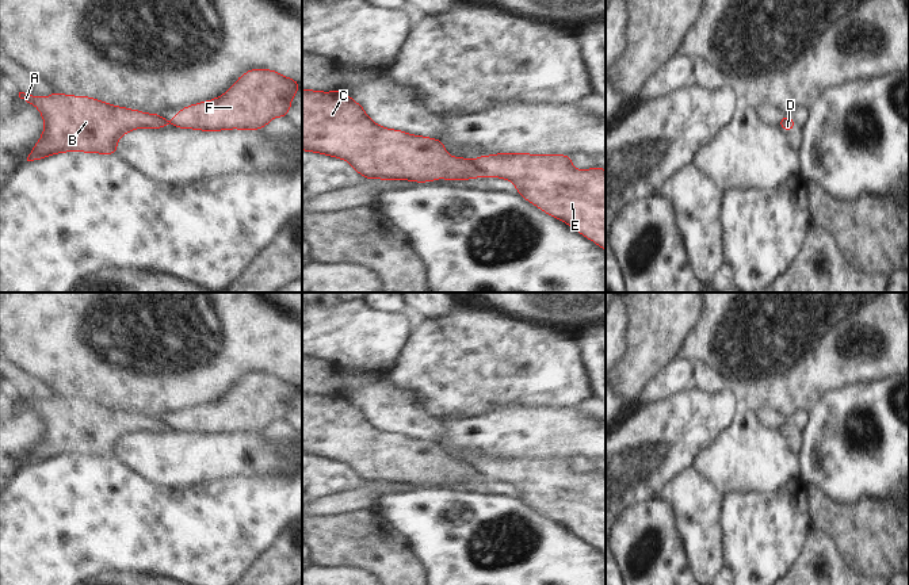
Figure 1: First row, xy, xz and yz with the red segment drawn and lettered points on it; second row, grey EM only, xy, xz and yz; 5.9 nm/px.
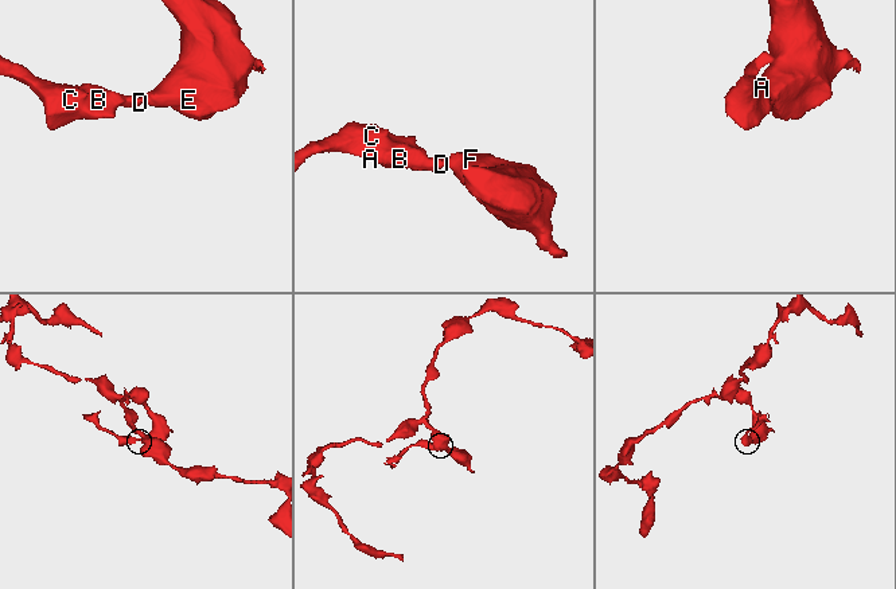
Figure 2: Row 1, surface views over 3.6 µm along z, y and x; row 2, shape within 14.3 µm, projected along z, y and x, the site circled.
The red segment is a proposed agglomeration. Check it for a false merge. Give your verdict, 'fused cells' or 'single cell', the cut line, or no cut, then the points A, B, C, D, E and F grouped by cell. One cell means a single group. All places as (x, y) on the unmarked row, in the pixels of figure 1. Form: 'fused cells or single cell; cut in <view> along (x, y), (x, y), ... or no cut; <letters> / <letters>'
fused cells; cut in xz along (474, 465), (480, 477); A B C D / E F

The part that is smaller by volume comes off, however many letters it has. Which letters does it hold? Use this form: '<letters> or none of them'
A, B, C, D

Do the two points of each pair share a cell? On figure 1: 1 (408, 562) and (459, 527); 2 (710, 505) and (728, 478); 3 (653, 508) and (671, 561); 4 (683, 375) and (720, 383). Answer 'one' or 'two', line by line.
1: two
2: two
3: one
4: two

